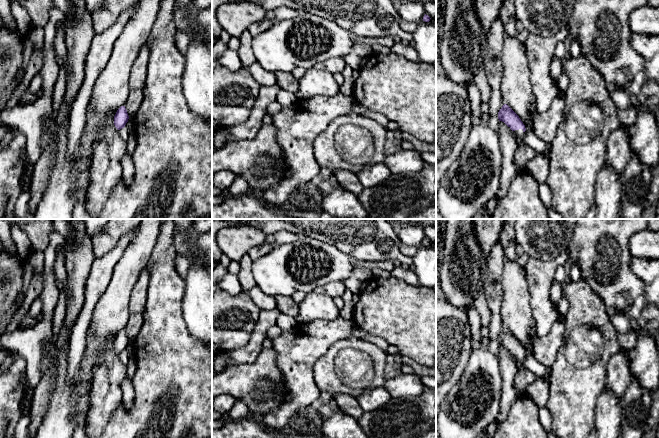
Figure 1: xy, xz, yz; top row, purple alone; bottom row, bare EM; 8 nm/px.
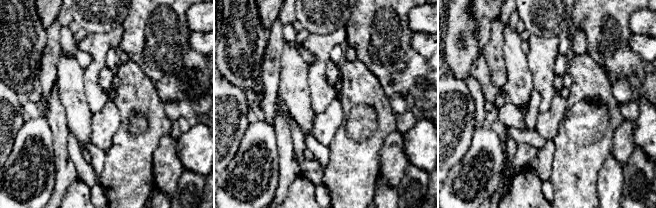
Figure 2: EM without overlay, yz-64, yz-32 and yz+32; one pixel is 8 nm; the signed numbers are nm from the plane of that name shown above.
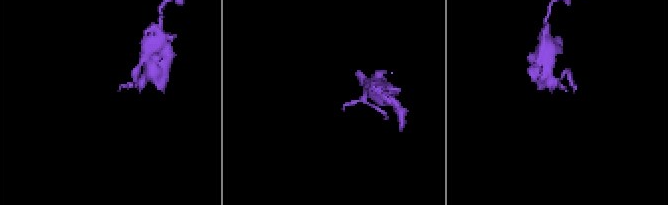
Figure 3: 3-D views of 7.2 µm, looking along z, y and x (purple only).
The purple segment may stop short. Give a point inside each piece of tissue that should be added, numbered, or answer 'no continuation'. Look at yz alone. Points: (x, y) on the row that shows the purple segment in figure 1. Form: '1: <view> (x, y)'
1: yz (519, 134)

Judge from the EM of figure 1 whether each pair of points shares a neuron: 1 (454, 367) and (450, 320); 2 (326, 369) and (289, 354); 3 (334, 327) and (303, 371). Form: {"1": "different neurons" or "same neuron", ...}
{"1": "same neuron", "2": "different neurons", "3": "same neuron"}

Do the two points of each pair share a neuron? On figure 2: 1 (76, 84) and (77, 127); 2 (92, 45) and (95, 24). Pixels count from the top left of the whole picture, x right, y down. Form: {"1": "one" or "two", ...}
{"1": "one", "2": "two"}

